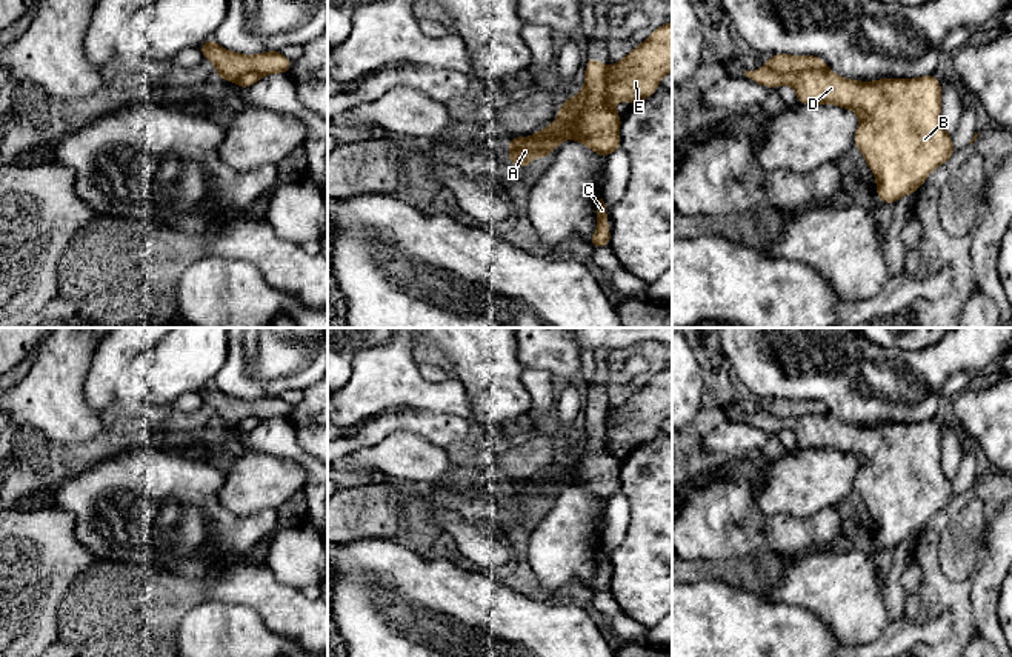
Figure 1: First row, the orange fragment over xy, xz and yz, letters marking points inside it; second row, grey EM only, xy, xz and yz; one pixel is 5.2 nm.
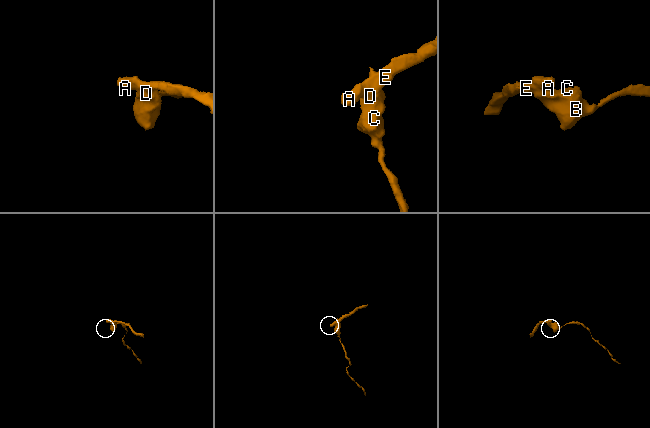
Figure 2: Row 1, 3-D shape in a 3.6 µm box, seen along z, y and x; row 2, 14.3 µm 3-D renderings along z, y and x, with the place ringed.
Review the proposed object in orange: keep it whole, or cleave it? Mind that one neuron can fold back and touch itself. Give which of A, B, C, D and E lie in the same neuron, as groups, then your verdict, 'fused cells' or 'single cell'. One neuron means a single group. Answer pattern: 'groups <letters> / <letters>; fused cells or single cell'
groups A E / B C D; fused cells

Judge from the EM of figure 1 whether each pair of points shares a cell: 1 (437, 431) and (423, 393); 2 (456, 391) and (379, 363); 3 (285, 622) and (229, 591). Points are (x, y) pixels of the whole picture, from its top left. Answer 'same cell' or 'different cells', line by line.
1: different cells
2: same cell
3: same cell

